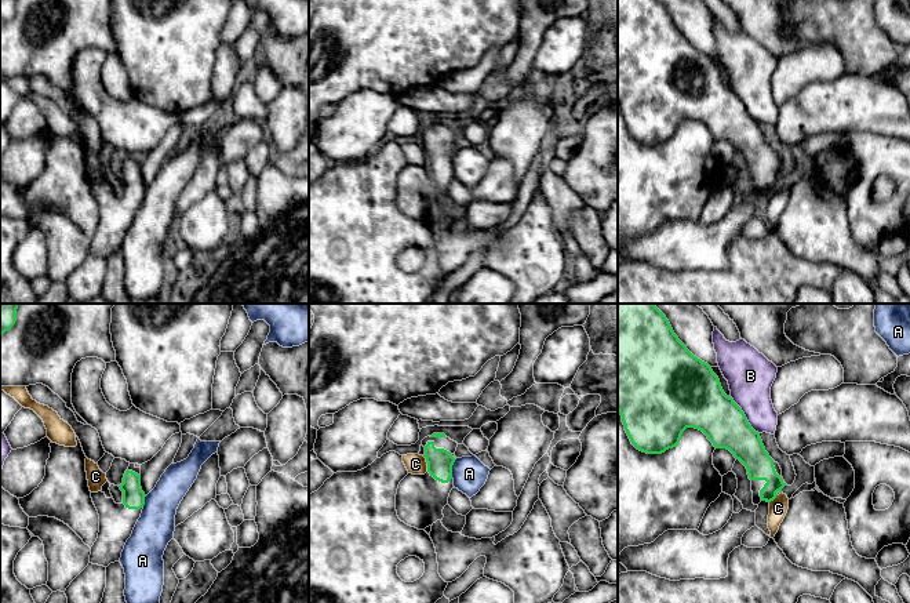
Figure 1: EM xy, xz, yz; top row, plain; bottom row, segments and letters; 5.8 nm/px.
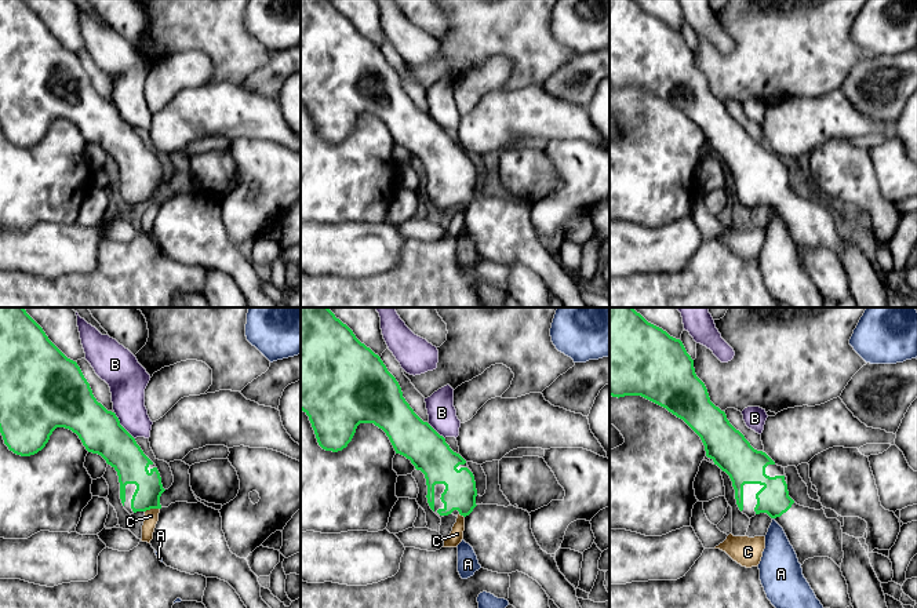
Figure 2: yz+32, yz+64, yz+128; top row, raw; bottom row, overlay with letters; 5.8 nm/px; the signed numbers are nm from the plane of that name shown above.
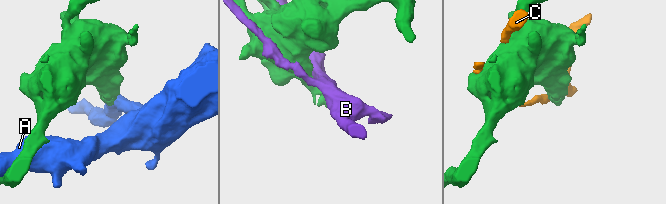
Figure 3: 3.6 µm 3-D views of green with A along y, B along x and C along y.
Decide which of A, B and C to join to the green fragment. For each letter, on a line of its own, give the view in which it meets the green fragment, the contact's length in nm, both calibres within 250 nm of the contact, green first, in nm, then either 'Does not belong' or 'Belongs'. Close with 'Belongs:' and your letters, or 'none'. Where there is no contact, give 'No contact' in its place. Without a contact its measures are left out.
A: Touches green in xz. Shared border 110 nm. Thickness 150 nm (green) against 200 nm. Does not belong
B: Touches green in yz. Shared border 280 nm. Thickness 280 nm (green) against 280 nm. Does not belong
C: Touches green in xz. Shared border 100 nm. Thickness 150 nm (green) against 120 nm. Does not belong
Belongs: none

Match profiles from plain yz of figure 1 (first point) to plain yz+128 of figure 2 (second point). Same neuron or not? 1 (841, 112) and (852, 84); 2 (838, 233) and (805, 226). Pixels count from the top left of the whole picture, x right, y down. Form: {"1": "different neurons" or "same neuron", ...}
{"1": "different neurons", "2": "same neuron"}

